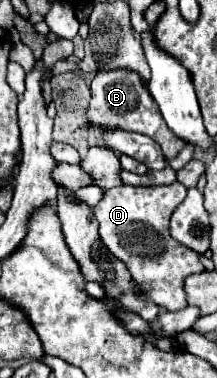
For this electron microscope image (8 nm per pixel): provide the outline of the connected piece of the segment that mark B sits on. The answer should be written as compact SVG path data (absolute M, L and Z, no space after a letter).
M100 70L92 80L92 100L86 110L86 120L90 128L104 130L104 128L122 128L126 132L138 132L150 136L154 142L162 146L162 152L166 160L172 160L178 156L178 152L184 148L184 142L174 136L174 132L162 122L162 116L158 114L158 104L154 98L150 98L150 92L146 90L144 82L138 78L136 72L130 70Z

